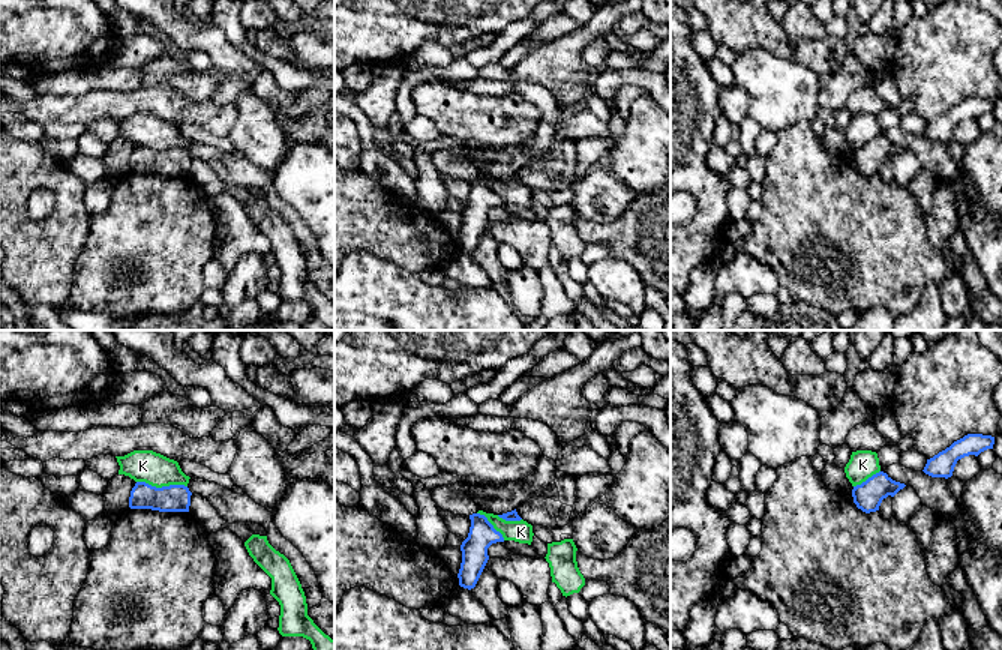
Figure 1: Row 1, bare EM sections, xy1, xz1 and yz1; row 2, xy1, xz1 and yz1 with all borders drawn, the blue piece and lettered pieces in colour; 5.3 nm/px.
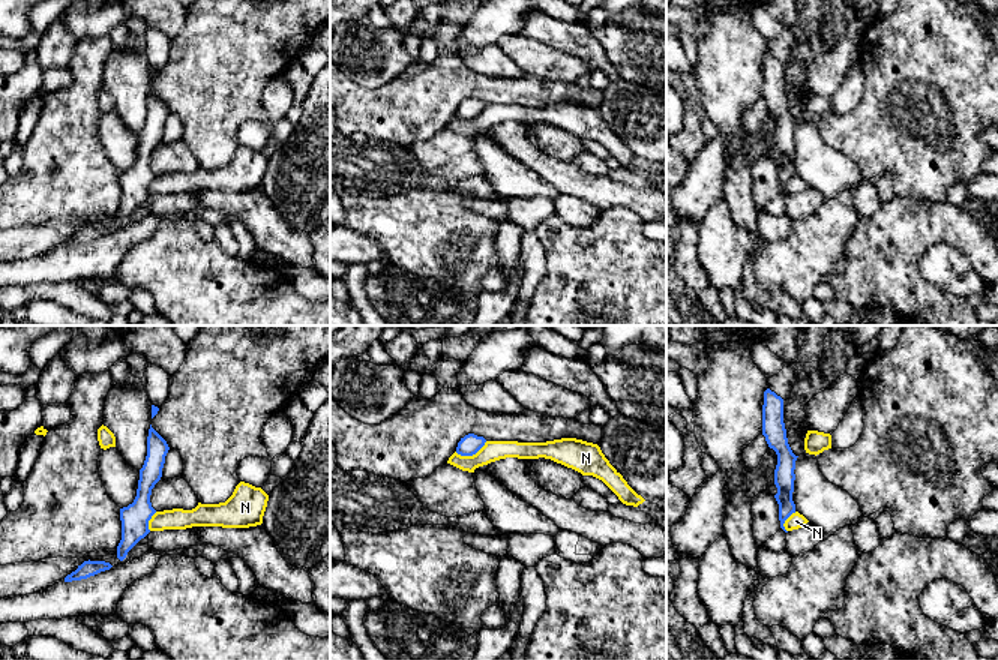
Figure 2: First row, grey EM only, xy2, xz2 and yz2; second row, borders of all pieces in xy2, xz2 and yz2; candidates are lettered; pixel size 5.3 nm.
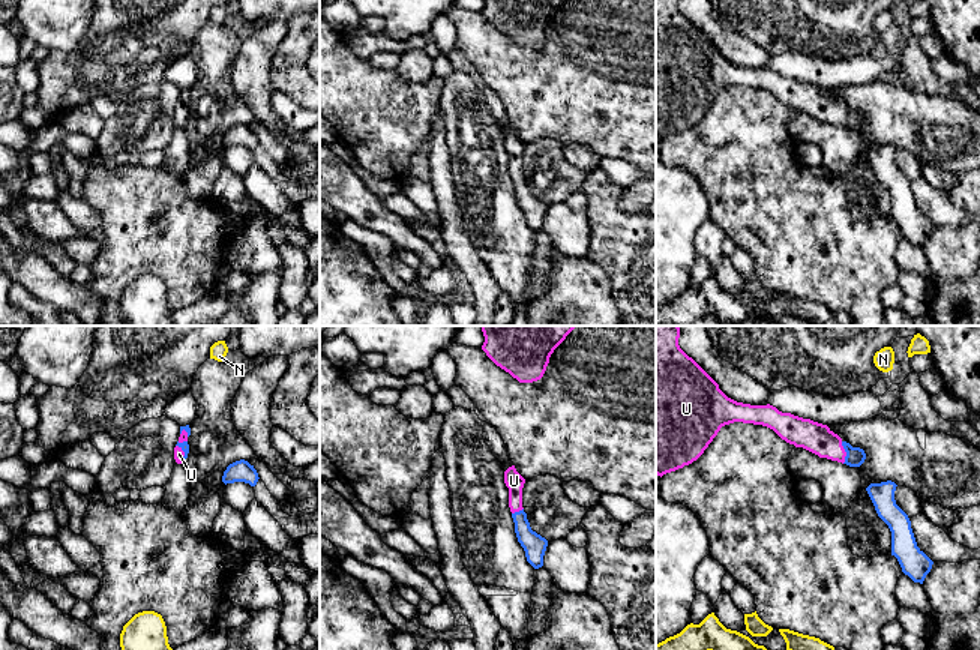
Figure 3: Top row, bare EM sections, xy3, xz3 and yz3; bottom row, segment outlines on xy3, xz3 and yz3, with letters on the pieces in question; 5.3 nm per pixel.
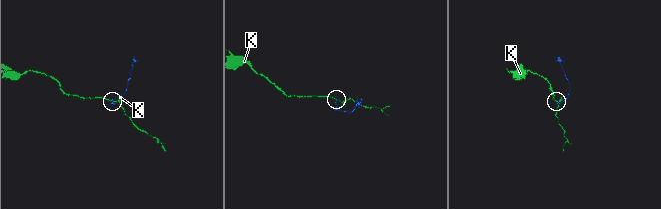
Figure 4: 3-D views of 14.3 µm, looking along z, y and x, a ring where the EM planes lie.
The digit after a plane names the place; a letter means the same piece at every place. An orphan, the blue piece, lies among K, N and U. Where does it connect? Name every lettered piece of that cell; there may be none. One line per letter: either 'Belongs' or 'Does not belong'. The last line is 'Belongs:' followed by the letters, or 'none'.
K: Does not belong
N: Does not belong
U: Belongs
Belongs: U

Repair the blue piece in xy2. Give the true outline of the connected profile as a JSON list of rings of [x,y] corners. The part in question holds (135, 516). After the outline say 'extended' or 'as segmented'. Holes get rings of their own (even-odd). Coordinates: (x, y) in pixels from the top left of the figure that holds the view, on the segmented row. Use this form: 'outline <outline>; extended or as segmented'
outline [[[150,424],[147,456],[140,470],[137,496],[132,504],[120,508],[122,540],[117,546],[117,558],[120,561],[123,561],[128,552],[150,532],[149,520],[156,513],[152,507],[150,495],[152,489],[162,477],[168,450],[167,441]]]; as segmented

